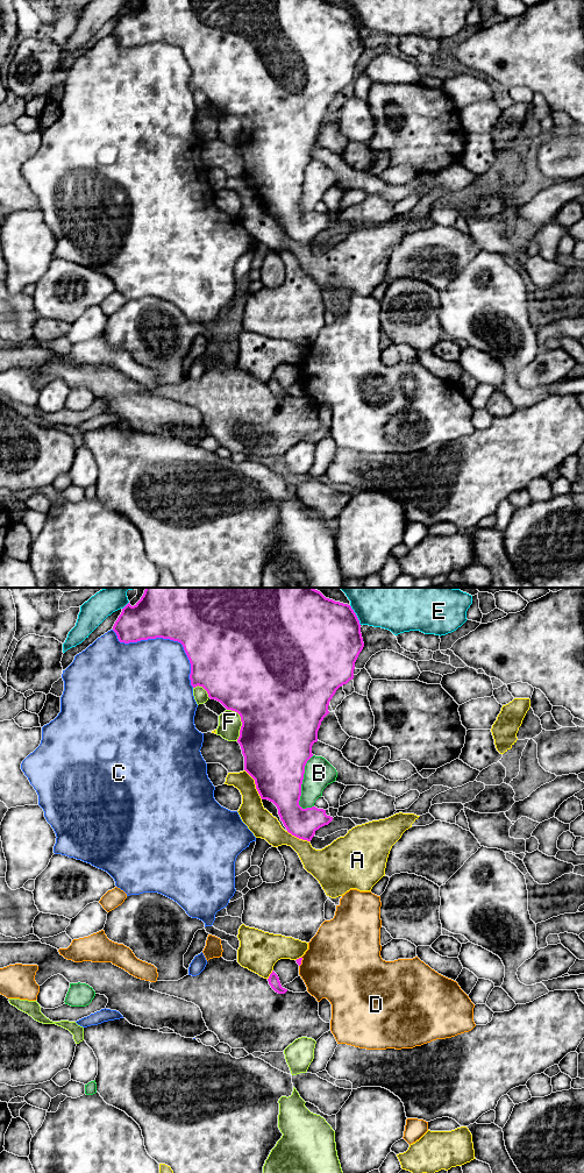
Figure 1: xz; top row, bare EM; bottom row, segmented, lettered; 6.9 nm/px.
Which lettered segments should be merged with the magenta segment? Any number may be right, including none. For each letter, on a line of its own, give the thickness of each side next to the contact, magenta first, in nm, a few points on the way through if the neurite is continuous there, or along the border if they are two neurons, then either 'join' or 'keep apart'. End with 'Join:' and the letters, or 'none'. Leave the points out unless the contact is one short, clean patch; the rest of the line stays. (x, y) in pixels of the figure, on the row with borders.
A: 440/180 nm | keep apart
B: 420/200 nm | keep apart
C: 500/460 nm | keep apart
D: 30/460 nm | keep apart
E: 480/480 nm | keep apart
F: 500/160 nm | keep apart
Join: none

